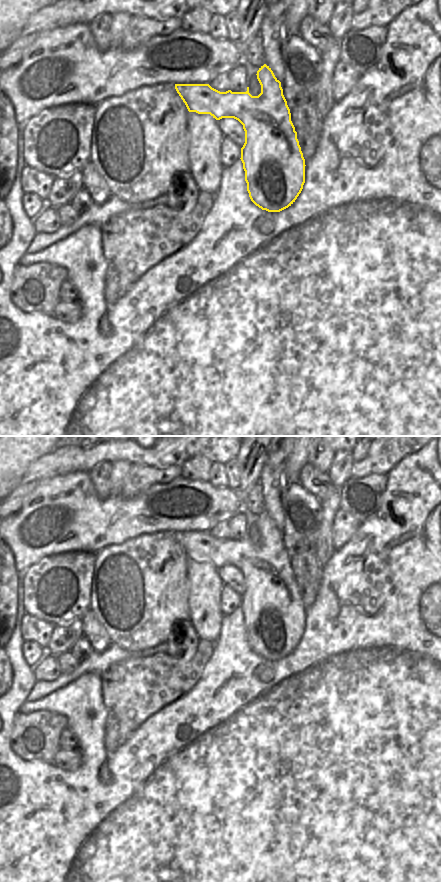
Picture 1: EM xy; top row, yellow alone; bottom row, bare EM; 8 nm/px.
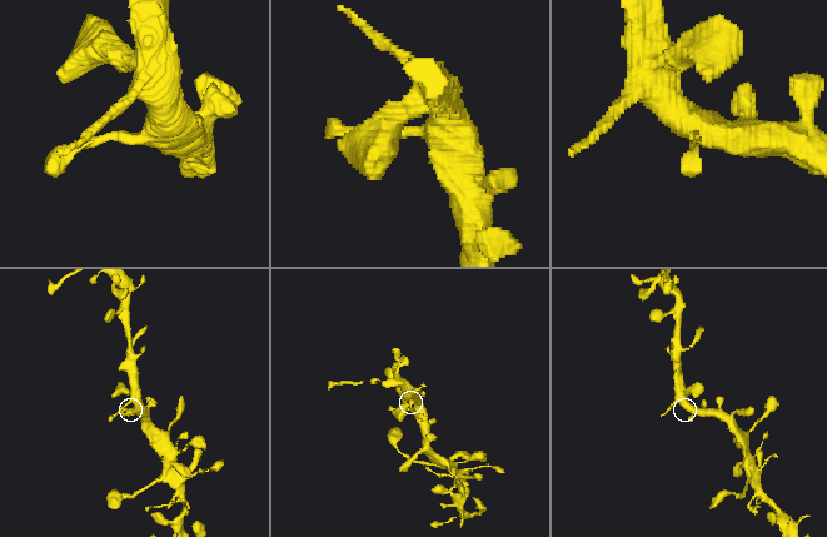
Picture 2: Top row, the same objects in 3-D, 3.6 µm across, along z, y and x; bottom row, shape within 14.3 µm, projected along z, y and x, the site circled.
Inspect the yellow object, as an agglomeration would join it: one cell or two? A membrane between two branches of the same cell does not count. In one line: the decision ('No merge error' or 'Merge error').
No merge error

